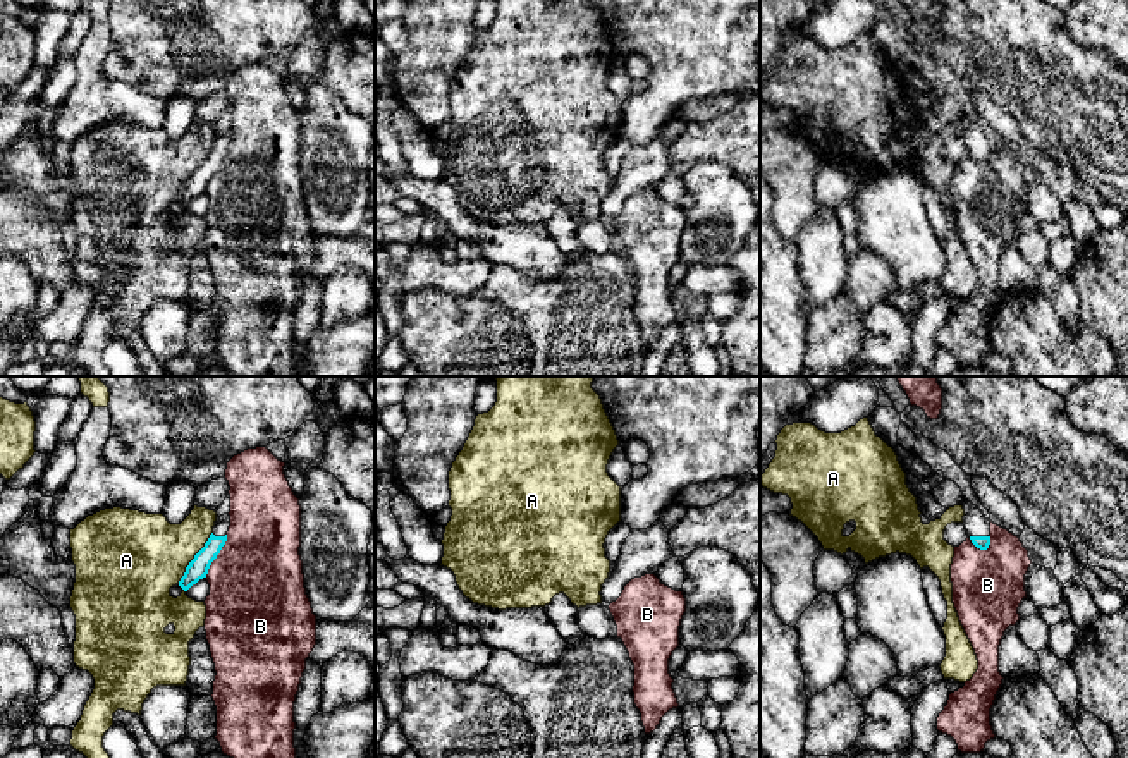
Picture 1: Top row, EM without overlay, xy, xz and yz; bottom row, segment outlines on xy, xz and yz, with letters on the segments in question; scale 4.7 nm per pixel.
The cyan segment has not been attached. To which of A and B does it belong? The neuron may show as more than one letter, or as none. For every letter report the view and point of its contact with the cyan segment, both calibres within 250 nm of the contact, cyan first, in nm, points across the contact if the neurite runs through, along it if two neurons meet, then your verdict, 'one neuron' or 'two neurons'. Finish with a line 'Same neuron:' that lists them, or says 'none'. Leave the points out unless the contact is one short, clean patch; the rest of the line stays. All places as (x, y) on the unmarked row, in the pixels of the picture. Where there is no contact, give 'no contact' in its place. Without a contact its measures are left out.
A: xy (195, 172) | 100/400 nm | two neurons
B: xy (217, 169) | 100/440 nm | along xy (227, 150), (205, 191) | two neurons
Same neuron: none

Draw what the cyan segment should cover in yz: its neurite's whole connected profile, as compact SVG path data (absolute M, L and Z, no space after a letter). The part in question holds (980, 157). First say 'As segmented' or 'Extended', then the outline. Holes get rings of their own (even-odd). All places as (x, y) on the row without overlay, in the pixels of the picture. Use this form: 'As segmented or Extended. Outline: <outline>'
Extended. Outline: M965 113L956 120L965 124L963 141L972 158L980 165L987 165L990 160L990 136L977 120Z

